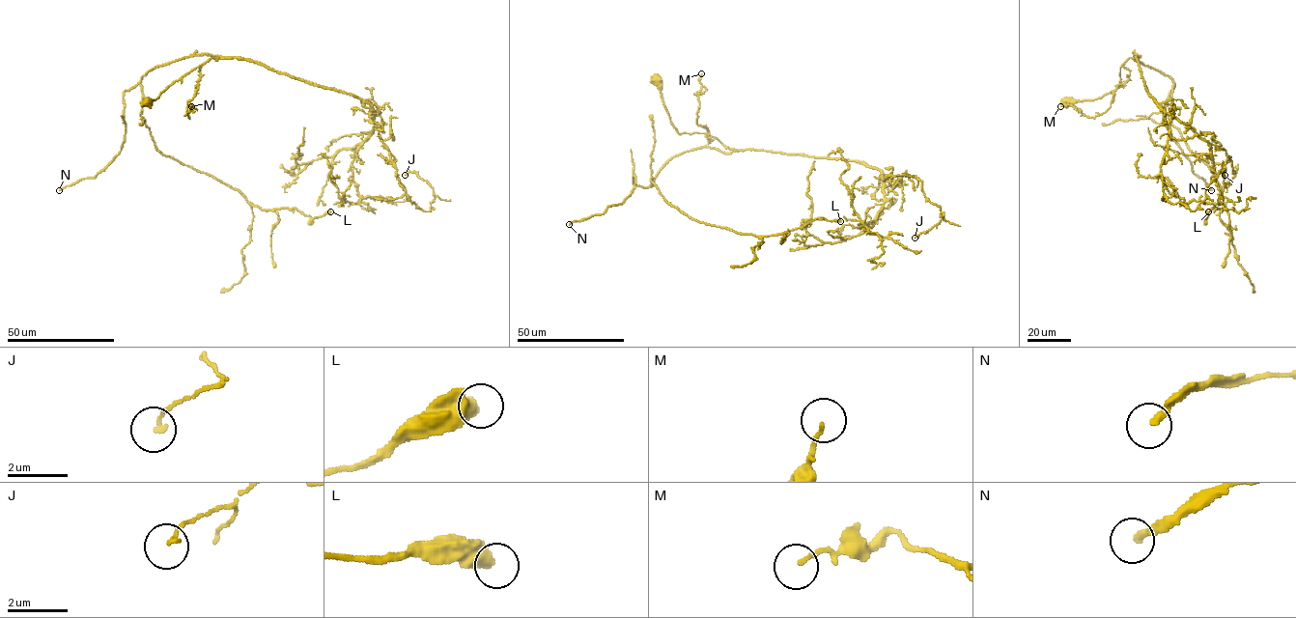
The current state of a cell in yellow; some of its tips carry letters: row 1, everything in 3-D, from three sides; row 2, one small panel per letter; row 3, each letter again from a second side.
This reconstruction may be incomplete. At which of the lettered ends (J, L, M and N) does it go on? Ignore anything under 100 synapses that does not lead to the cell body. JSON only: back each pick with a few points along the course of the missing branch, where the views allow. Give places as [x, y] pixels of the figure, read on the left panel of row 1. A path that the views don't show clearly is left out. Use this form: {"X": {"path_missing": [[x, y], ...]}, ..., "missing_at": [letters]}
{"N": {"path_missing": [[59, 190], [35, 202], [3, 233], [8, 252], [7, 263]]}, "missing_at": ["N"]}

